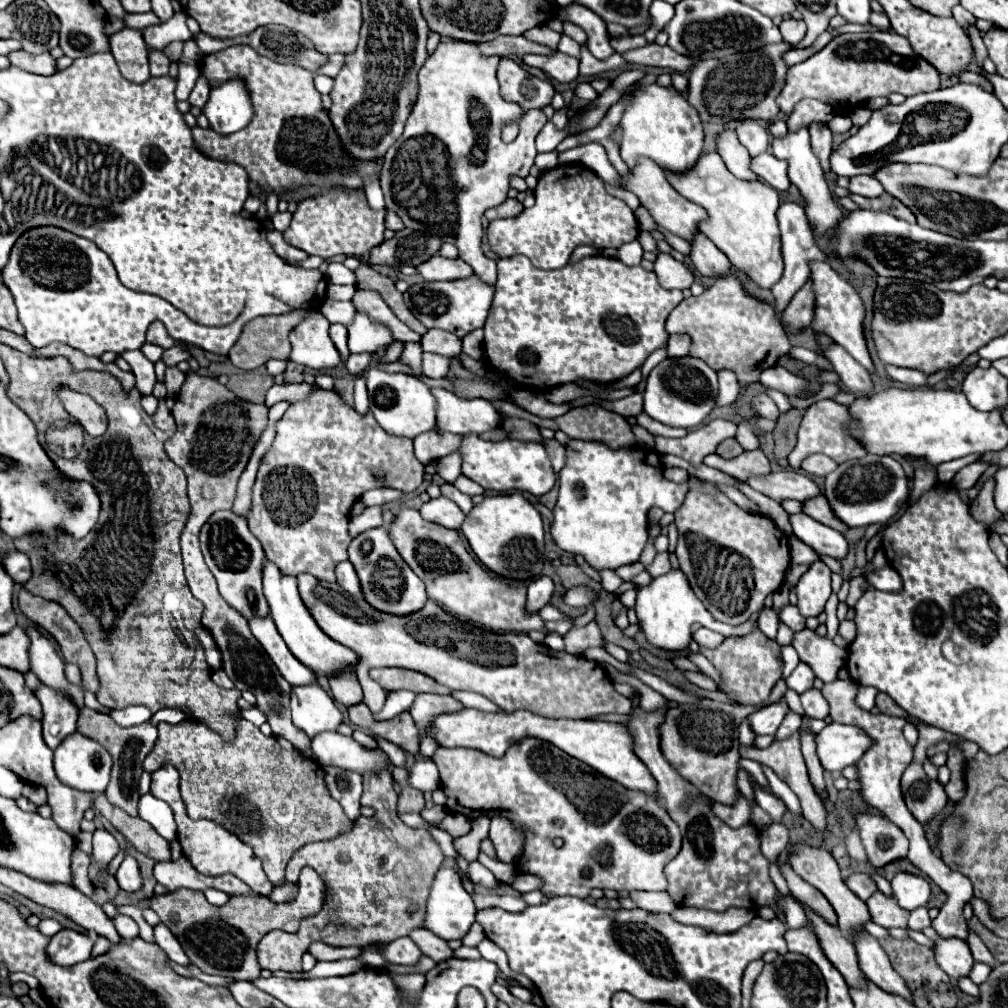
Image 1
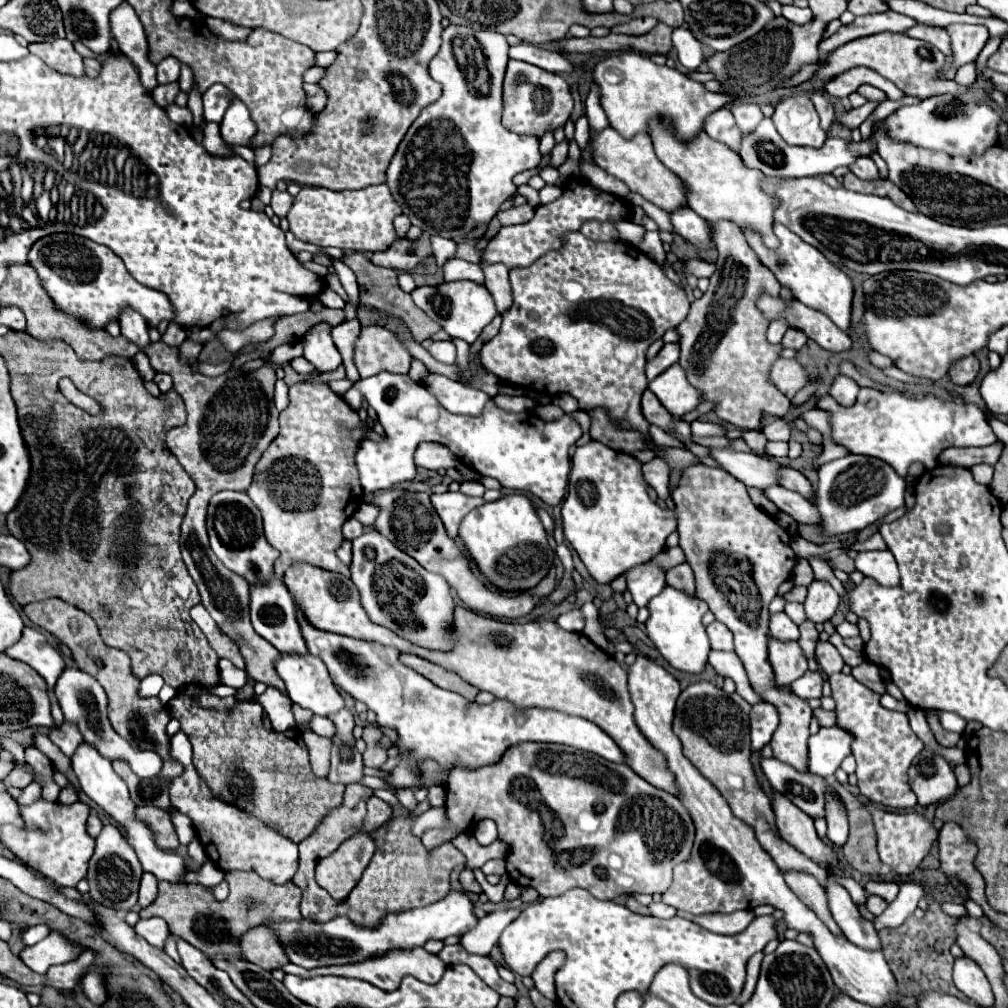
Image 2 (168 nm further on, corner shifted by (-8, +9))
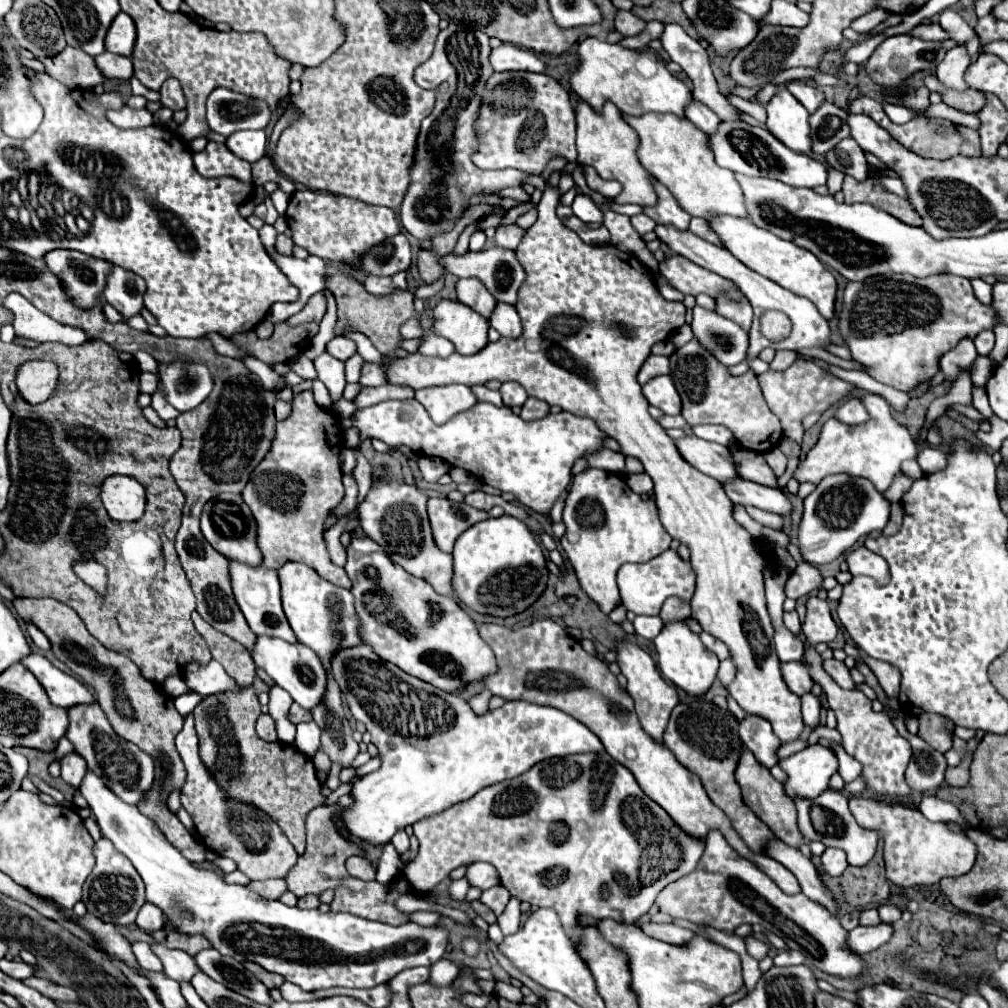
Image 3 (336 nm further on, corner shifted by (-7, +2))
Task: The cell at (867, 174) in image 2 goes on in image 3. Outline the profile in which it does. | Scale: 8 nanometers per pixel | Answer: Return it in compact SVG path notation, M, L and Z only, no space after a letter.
M853 138L841 140L833 150L825 154L827 162L841 170L847 176L853 176L857 180L869 178L869 164L865 158L865 152L859 148L859 144Z

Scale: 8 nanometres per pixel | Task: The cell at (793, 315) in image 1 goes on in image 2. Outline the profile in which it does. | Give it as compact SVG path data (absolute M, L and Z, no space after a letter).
M792 327L792 329L788 329L788 331L784 333L782 345L798 351L800 347L804 347L804 345L806 345L806 333L804 333L804 331L800 331L800 329L794 329L794 327Z

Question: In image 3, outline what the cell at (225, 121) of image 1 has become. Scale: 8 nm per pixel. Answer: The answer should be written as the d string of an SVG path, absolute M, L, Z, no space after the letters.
M243 130L227 138L227 148L247 162L257 162L265 154L265 142L263 130Z

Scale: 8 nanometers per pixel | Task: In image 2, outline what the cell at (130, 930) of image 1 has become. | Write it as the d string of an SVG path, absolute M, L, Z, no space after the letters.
M150 917L150 919L140 919L134 925L134 931L144 937L148 943L156 945L156 947L164 947L164 941L168 937L168 925L164 923L164 919L160 917Z

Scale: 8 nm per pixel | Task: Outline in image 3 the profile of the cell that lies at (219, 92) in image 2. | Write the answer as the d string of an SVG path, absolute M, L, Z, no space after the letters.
M217 88L207 100L207 122L217 134L231 136L233 132L259 128L269 124L271 108L265 100L249 98L245 94L231 92L227 88Z

